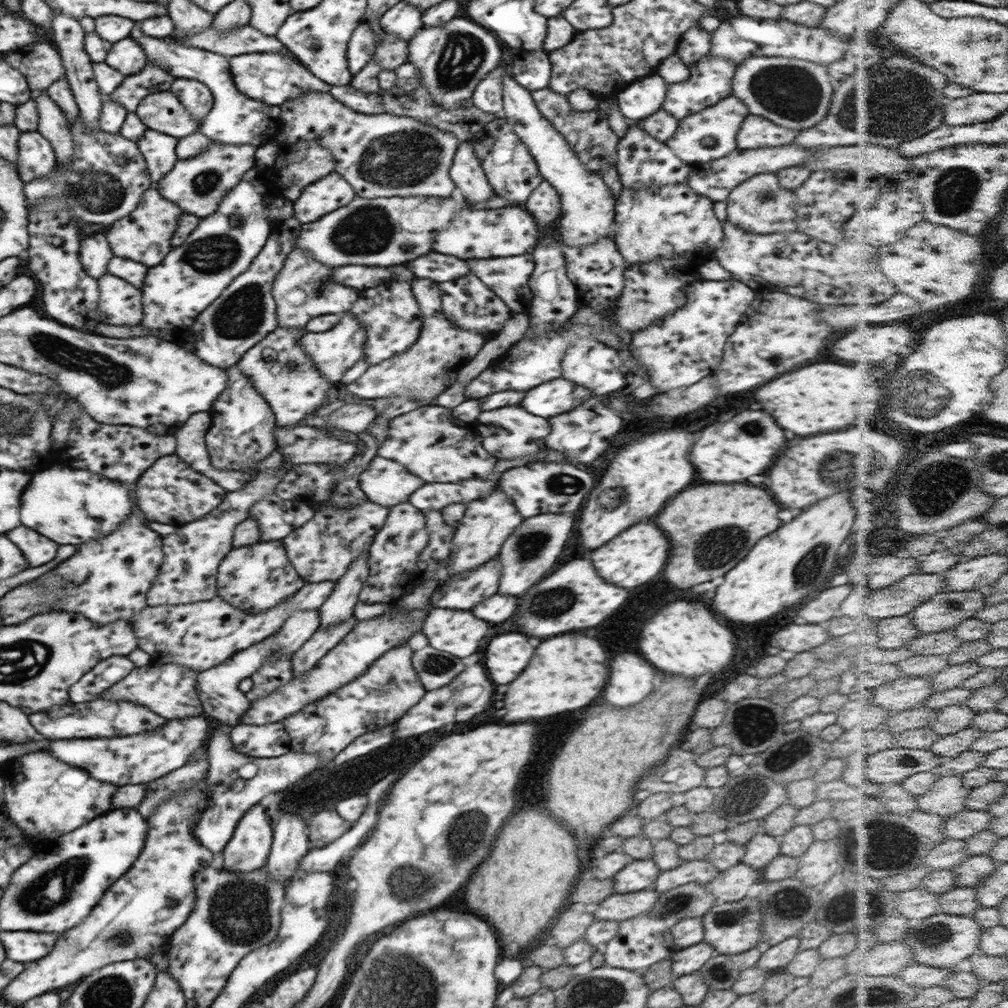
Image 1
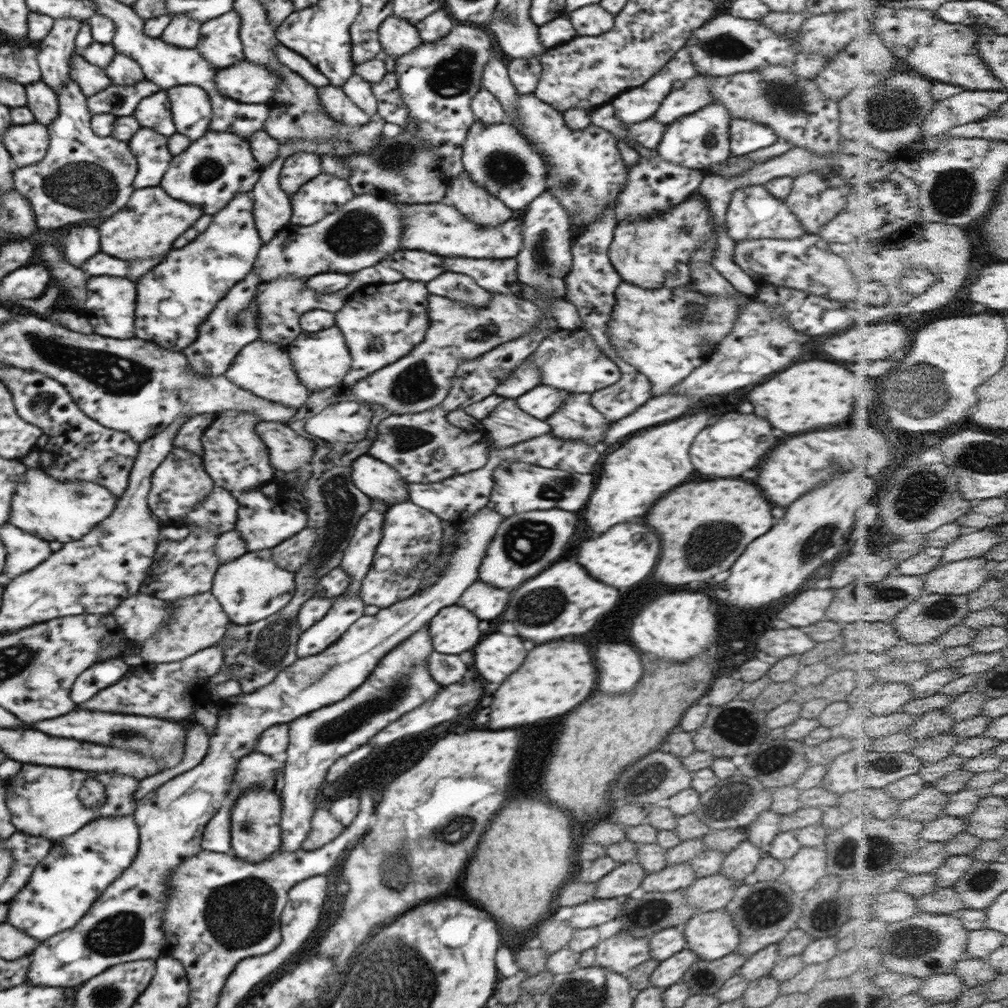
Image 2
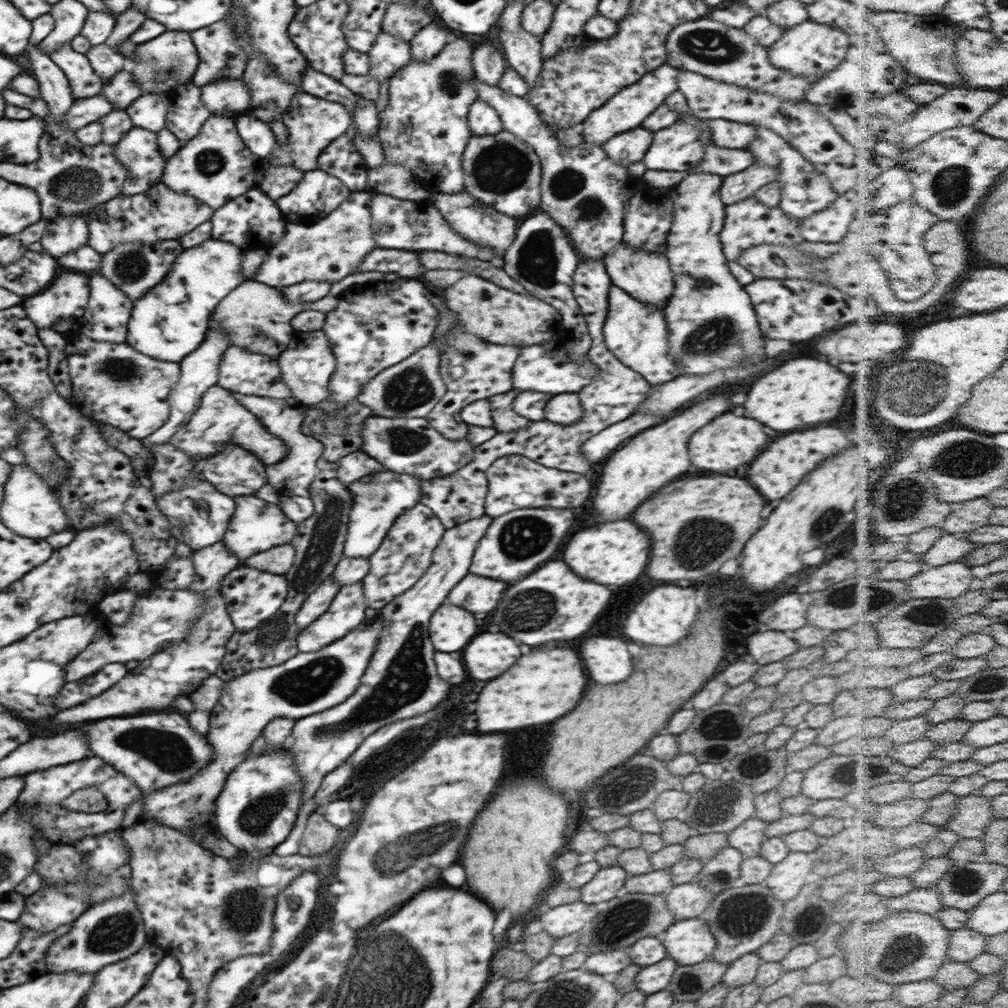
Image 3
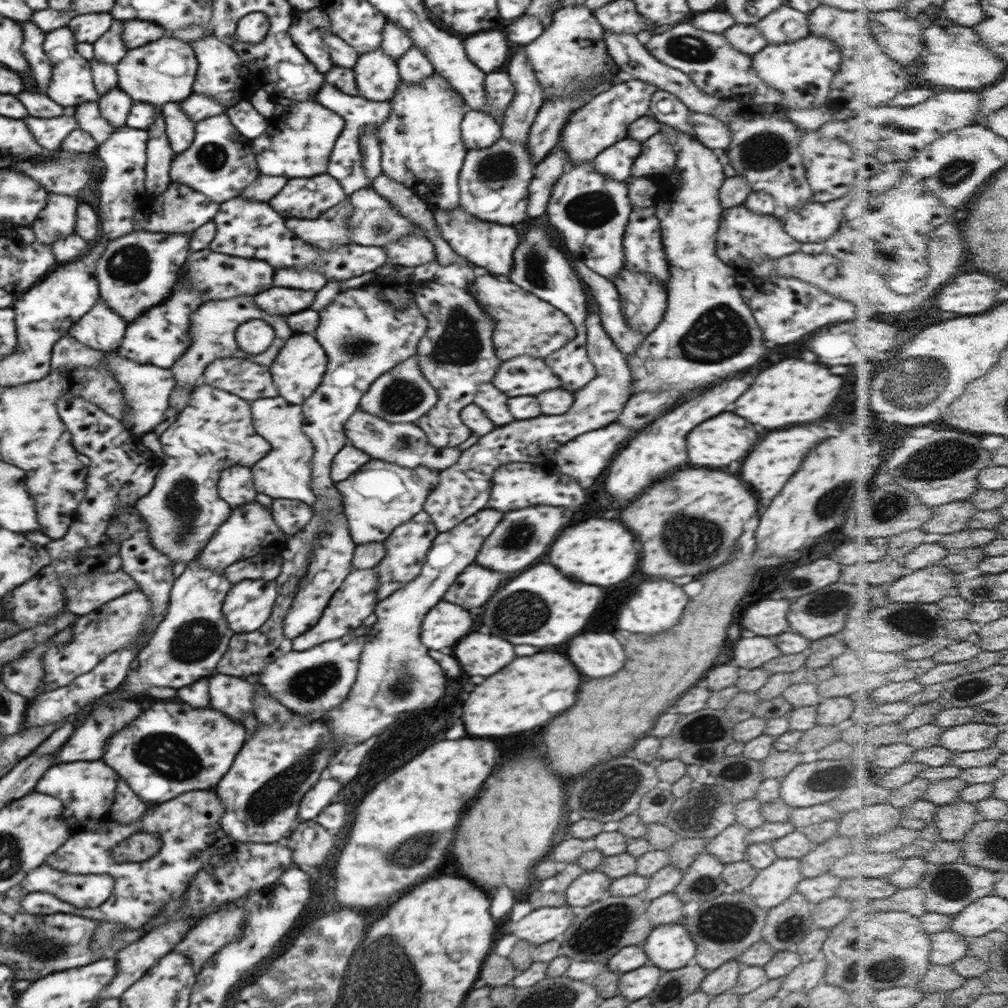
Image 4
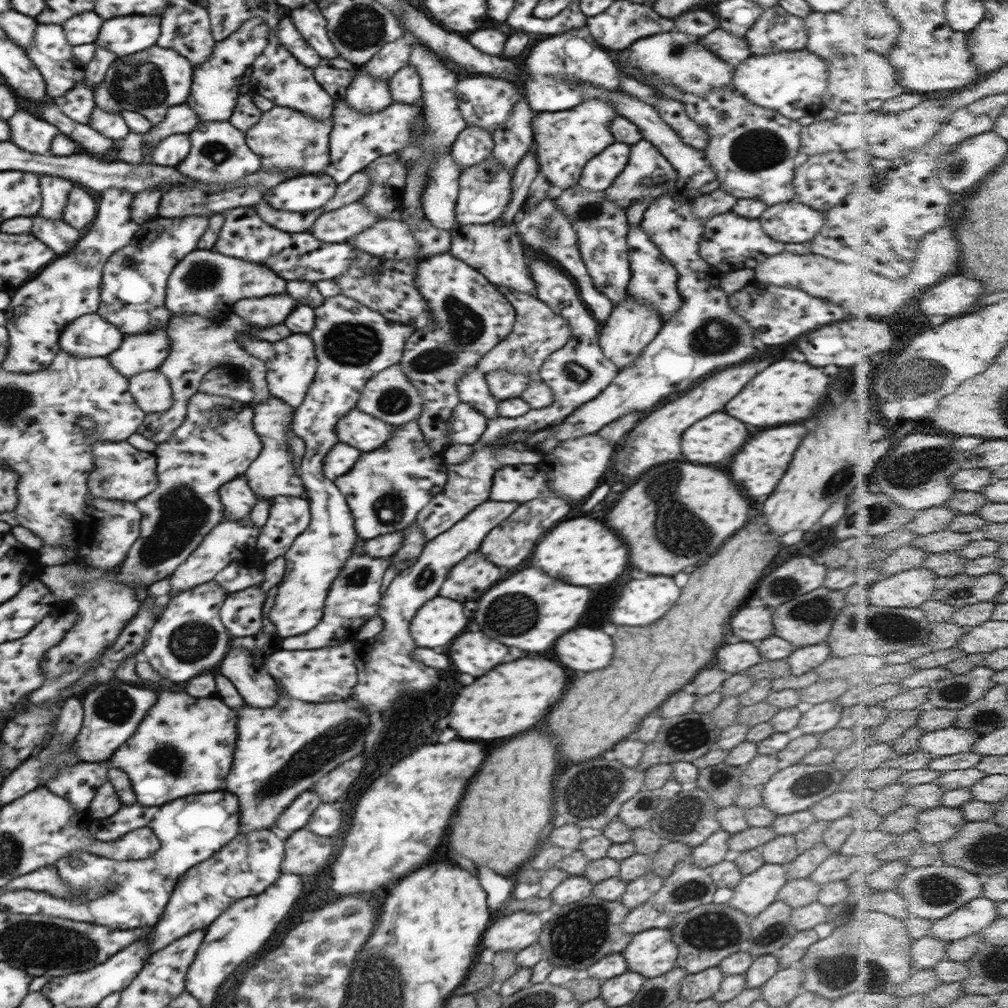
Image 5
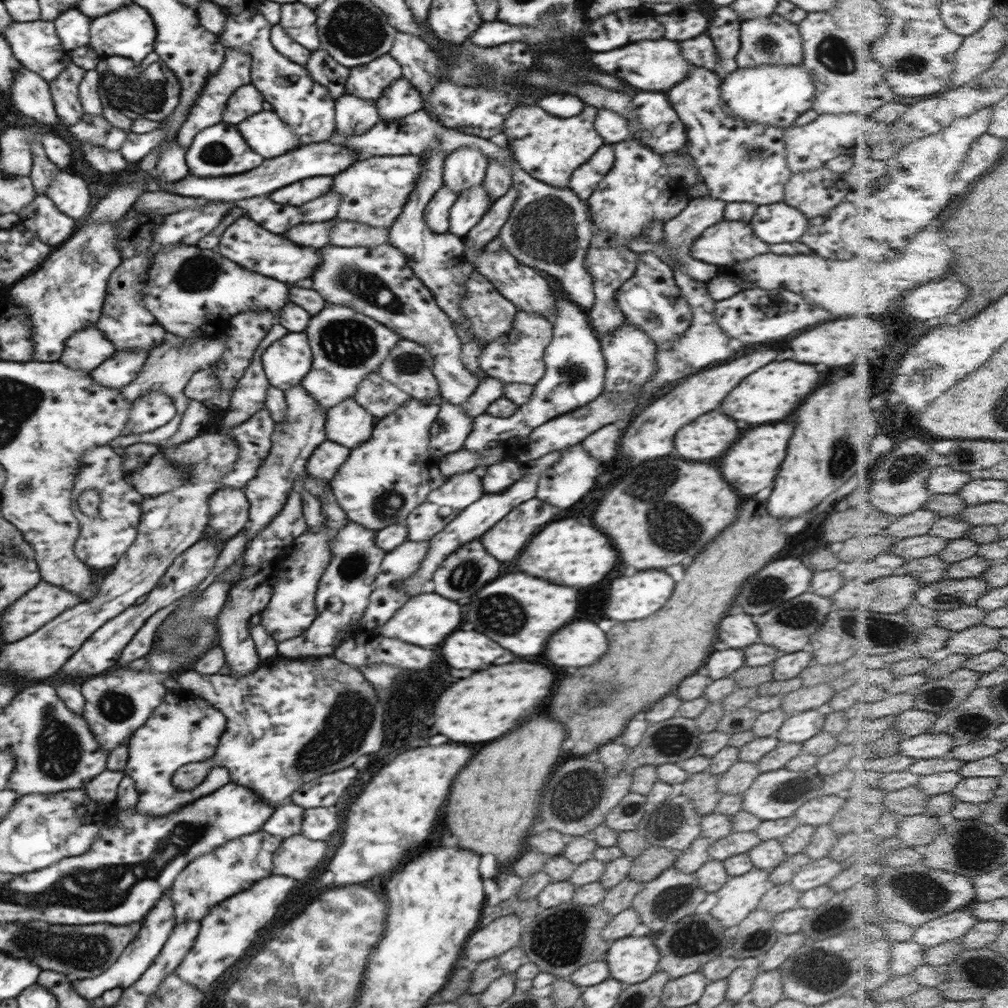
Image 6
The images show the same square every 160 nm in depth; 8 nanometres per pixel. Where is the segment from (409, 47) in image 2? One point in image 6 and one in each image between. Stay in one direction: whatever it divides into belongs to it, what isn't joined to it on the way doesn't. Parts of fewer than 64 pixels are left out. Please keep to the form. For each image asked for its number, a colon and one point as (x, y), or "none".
3: (389, 53)
4: (377, 77)
5: (366, 93)
6: (353, 115)

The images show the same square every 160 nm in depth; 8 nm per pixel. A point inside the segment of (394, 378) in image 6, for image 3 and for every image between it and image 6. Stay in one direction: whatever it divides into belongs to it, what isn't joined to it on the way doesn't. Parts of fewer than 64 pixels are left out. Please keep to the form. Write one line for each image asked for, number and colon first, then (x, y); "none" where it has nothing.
3: (471, 369)
4: (456, 354)
5: (472, 316)

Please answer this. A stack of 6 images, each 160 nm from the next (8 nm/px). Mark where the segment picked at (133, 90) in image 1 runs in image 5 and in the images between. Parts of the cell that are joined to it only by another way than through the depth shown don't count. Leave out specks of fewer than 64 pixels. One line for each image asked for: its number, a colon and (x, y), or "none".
2: (119, 100)
3: (83, 111)
4: (49, 132)
5: (32, 134)

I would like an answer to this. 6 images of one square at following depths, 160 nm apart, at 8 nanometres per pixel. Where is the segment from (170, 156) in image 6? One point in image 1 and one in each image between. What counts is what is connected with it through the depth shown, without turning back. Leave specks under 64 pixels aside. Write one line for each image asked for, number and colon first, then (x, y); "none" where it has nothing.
1: (196, 97)
2: (191, 108)
3: (186, 114)
4: (180, 130)
5: (170, 152)

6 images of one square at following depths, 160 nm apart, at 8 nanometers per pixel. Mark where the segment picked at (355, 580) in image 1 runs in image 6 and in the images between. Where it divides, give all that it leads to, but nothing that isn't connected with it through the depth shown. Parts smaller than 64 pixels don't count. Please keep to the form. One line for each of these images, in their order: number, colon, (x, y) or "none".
2: (358, 555)
3: (379, 499)
4: (385, 495)
5: (386, 489)
6: (386, 477)

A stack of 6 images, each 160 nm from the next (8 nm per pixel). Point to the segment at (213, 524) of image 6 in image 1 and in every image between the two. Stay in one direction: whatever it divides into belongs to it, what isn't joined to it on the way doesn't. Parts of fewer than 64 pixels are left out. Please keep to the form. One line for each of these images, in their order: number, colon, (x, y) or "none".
1: (241, 434)
2: (235, 457)
3: (235, 472)
4: (236, 486)
5: (237, 497)

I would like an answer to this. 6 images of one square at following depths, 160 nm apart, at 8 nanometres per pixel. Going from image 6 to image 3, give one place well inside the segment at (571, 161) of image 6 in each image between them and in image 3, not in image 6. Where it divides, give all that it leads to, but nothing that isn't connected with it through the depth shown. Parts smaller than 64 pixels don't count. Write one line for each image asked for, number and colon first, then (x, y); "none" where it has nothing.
3: (627, 109)
4: (601, 122)
5: (565, 141)

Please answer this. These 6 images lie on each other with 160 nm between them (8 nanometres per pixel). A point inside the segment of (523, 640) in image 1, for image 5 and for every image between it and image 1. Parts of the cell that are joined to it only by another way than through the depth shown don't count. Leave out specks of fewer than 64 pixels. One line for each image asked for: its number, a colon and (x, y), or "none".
2: (497, 656)
3: (488, 655)
4: (479, 654)
5: (474, 653)

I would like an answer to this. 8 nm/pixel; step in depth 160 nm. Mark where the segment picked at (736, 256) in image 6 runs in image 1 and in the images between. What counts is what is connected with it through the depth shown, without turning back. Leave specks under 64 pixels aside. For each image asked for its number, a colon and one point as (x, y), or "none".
1: (760, 205)
2: (753, 213)
3: (747, 223)
4: (743, 237)
5: (740, 242)

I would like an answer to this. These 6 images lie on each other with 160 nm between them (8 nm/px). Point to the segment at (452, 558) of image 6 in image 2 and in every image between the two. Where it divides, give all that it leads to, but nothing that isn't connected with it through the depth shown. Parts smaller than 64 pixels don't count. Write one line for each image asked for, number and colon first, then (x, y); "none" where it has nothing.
2: (486, 602)
3: (476, 593)
4: (476, 584)
5: (469, 579)

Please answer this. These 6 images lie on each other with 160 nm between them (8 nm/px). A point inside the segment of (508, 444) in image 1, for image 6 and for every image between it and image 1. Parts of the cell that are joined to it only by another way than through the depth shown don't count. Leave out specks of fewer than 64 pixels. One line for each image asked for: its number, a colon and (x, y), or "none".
2: (507, 424)
3: (506, 419)
4: (492, 401)
5: (472, 389)
6: (377, 282)

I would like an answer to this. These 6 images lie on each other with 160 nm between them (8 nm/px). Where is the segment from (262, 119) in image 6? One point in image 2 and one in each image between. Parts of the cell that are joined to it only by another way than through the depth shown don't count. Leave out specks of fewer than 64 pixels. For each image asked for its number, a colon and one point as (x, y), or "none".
2: (333, 99)
3: (312, 124)
4: (298, 142)
5: (285, 139)

